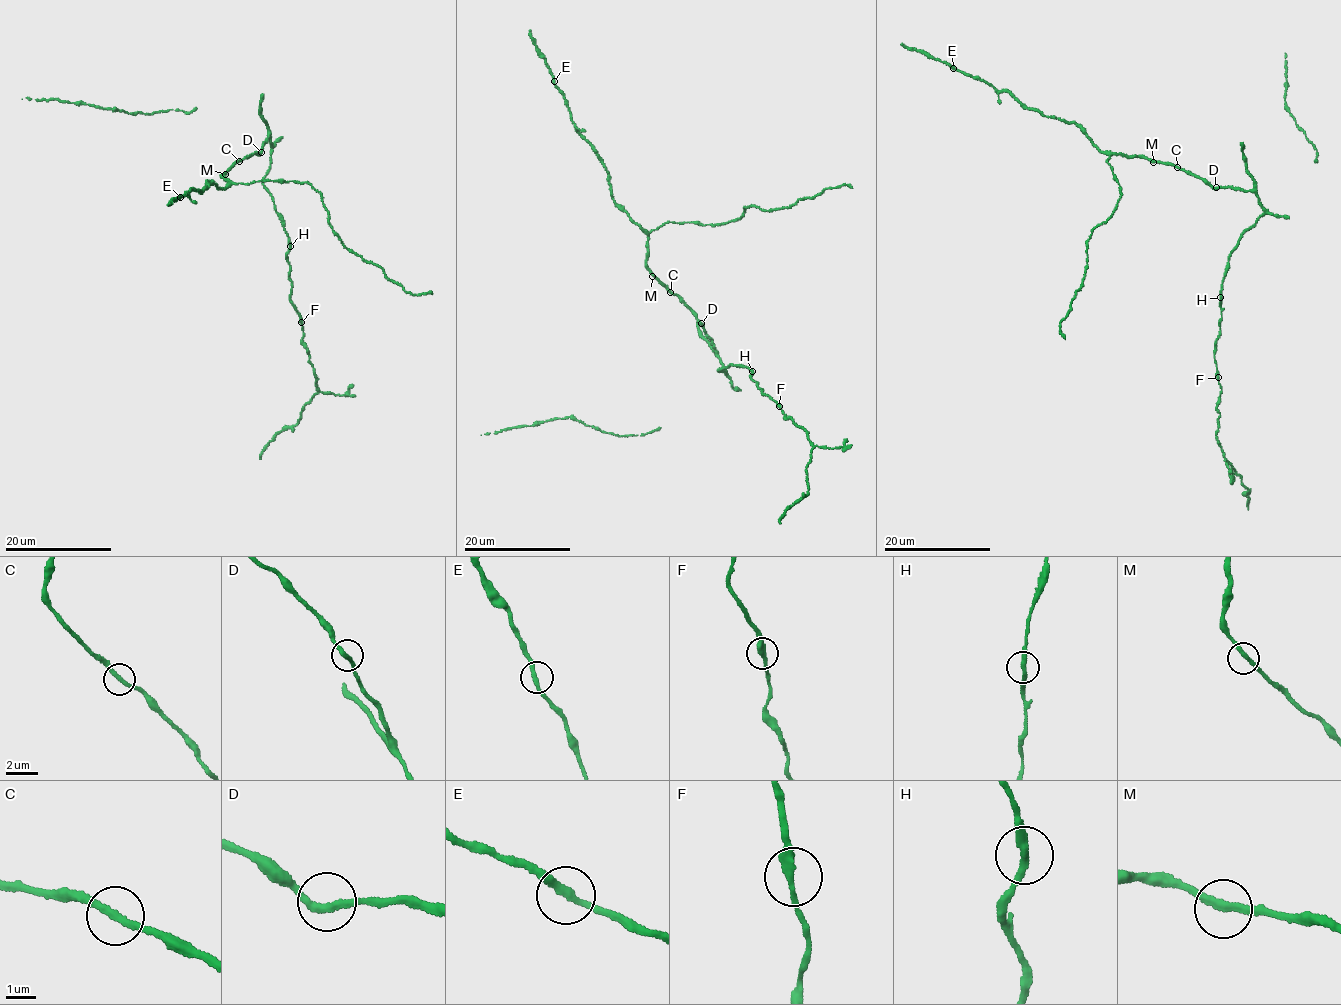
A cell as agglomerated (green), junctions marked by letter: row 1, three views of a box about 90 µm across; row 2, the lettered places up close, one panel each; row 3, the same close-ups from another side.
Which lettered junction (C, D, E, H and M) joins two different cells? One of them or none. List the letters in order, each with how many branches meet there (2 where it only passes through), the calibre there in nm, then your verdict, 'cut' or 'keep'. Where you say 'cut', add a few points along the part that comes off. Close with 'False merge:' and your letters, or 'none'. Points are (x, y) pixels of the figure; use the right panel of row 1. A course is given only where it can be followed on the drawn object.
C: 2 | 240 nm | keep
D: 2 | 280 nm | keep
E: 2 | 280 nm | keep
H: 2 | 280 nm | keep
M: 2 | 280 nm | keep
False merge: none

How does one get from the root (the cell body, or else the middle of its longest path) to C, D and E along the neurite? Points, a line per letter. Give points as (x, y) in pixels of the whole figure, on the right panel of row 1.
C: (1257, 195), (1249, 190), (1230, 187), (1214, 188), (1177, 167)
D: (1257, 195), (1249, 190), (1216, 187)
E: (1257, 195), (1214, 188), (1184, 170), (1141, 156), (1100, 151), (1073, 122), (1024, 108), (1008, 92), (953, 68)

